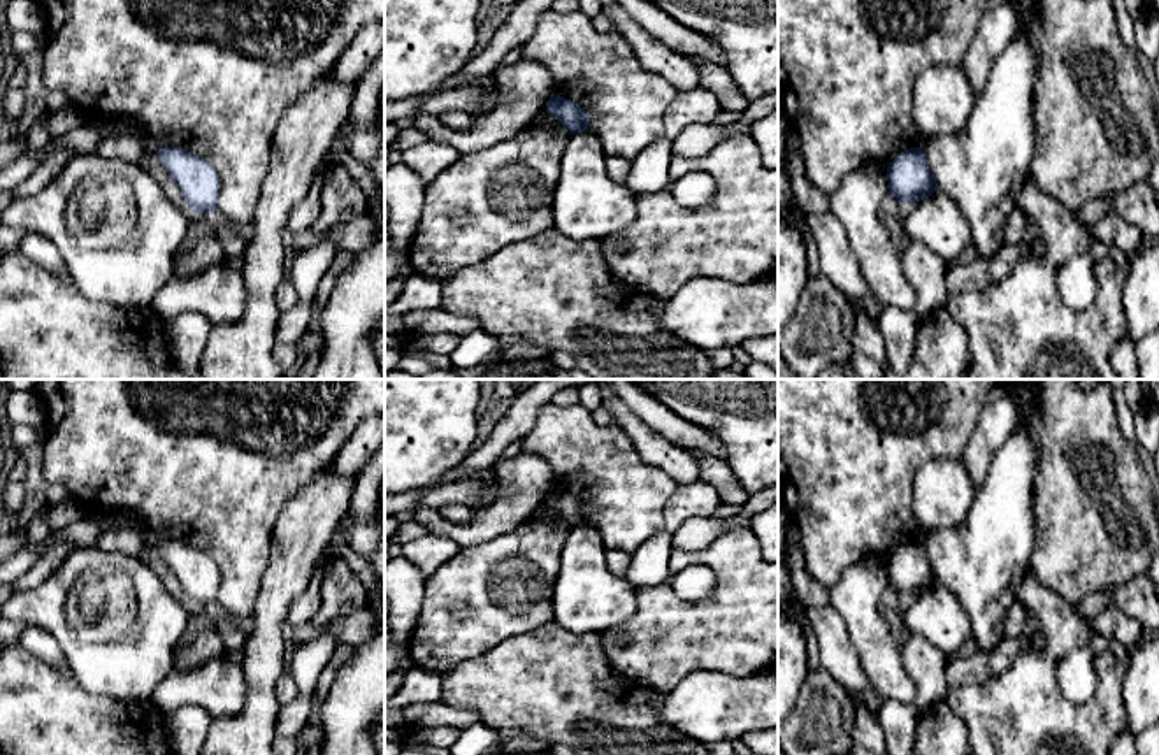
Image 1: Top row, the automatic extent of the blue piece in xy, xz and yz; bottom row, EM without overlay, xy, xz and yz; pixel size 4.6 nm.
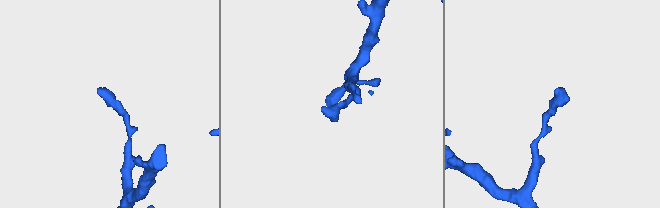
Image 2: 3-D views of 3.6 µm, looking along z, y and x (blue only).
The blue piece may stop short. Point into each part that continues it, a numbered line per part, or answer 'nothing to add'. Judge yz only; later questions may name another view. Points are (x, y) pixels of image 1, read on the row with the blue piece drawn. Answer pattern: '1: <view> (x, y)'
nothing to add

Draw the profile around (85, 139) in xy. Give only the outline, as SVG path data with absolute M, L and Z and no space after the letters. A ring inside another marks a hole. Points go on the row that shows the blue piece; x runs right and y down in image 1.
M88 123L63 137L49 139L47 146L37 153L25 153L0 169L0 191L12 191L21 184L51 153L68 149L74 155L95 153L104 137Z

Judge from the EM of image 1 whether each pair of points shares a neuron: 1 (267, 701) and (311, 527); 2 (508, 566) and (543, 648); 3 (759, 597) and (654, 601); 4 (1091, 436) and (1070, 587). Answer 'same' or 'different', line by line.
1: same
2: different
3: same
4: same

